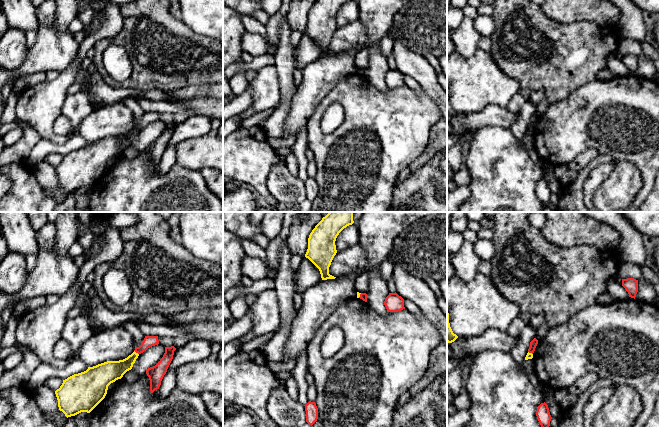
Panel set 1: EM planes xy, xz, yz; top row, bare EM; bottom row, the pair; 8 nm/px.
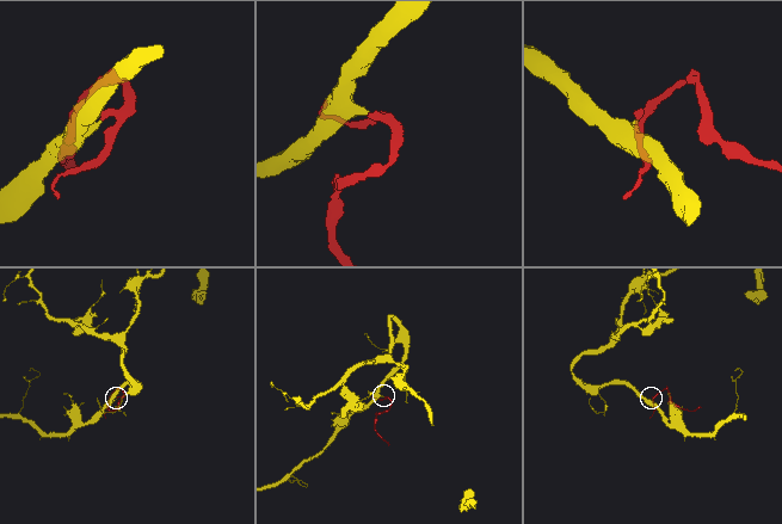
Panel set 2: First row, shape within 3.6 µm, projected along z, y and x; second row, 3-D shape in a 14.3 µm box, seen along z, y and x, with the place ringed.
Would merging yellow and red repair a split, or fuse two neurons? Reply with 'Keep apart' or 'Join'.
Keep apart

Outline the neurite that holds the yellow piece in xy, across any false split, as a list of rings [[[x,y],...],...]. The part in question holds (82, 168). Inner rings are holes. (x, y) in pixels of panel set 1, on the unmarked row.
[[[134,127],[123,136],[88,143],[86,147],[63,156],[55,167],[59,186],[67,194],[81,188],[90,189],[105,174],[108,162],[132,145],[138,132]]]

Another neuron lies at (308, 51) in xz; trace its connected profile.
[[[304,33],[294,57],[295,69],[302,71],[308,64],[321,57],[319,45],[308,34]]]

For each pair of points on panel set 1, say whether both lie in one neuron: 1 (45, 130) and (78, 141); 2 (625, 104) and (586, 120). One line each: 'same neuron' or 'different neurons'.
1: different neurons
2: same neuron

